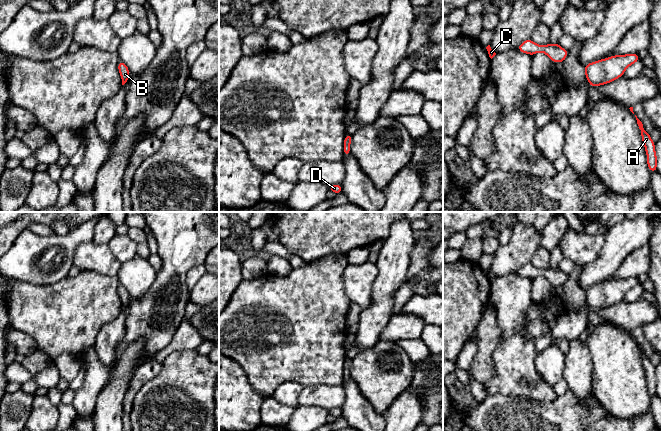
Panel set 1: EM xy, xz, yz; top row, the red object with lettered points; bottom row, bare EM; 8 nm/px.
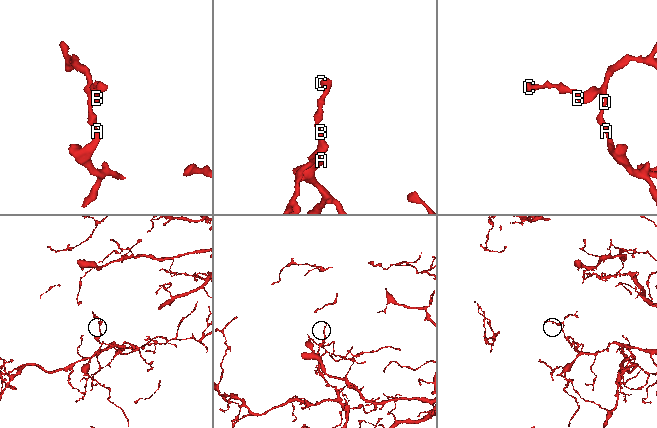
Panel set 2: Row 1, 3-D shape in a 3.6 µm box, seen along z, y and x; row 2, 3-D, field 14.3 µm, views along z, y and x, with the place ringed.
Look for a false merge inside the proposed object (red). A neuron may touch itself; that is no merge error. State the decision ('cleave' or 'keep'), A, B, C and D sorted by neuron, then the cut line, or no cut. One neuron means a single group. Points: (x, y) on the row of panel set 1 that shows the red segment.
keep | A B C D | no cut

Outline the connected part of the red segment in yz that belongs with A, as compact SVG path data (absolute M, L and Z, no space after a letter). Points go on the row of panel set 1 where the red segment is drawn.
M635 115L635 117L637 120L637 124L639 126L639 129L640 129L643 144L645 146L645 151L647 154L648 168L649 168L650 172L656 172L657 171L657 163L656 163L657 162L657 155L656 155L656 151L655 151L655 143L651 139L650 134L648 134L645 131L642 122L637 118L636 115Z

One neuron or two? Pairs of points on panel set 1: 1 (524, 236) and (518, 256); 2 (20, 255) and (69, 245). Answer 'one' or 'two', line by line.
1: one
2: one

